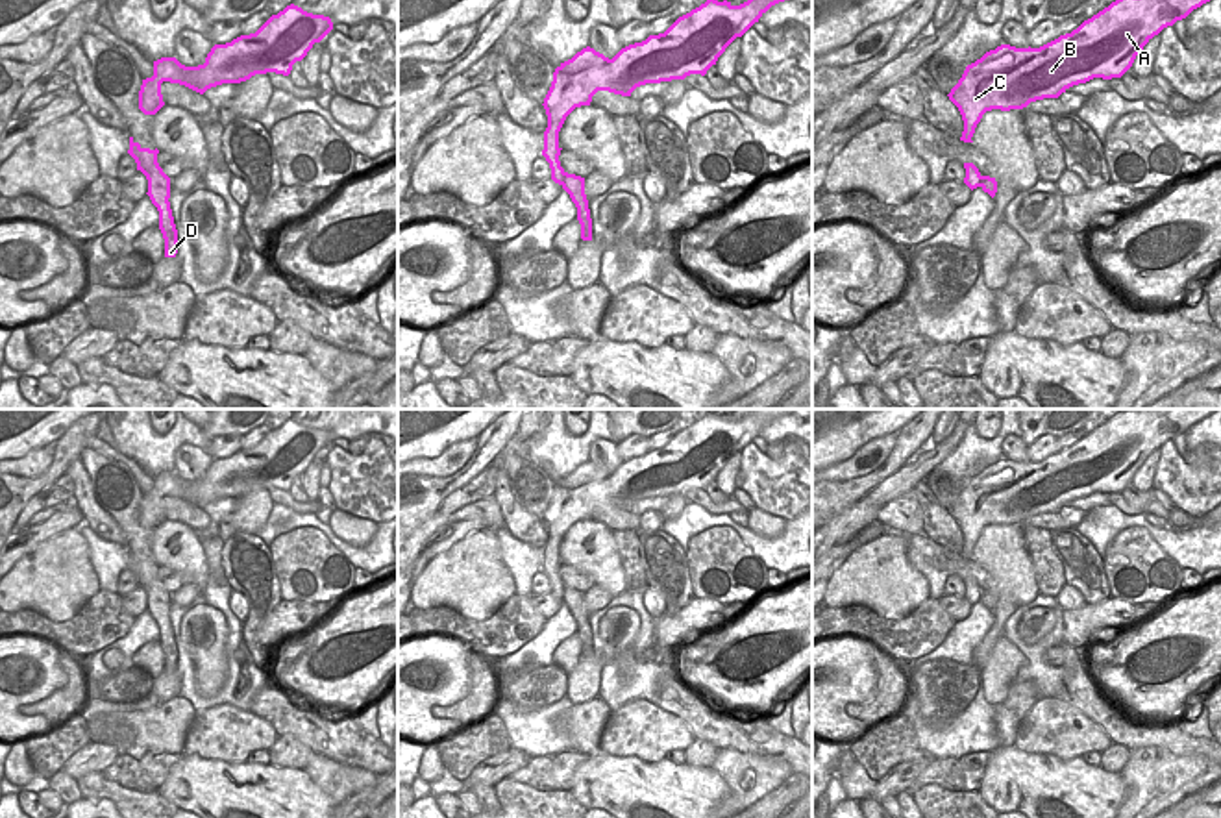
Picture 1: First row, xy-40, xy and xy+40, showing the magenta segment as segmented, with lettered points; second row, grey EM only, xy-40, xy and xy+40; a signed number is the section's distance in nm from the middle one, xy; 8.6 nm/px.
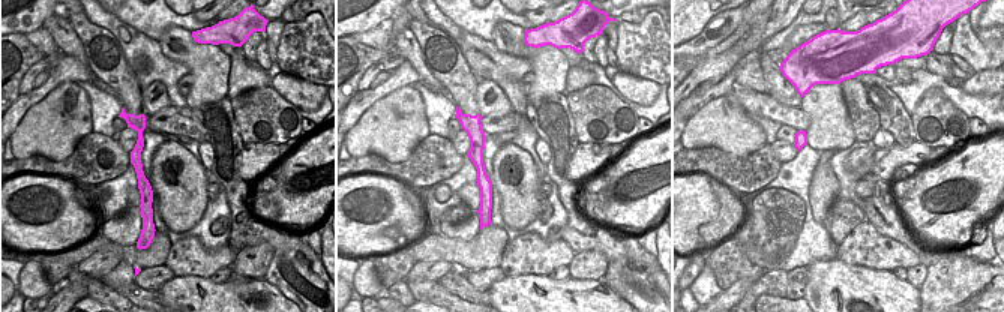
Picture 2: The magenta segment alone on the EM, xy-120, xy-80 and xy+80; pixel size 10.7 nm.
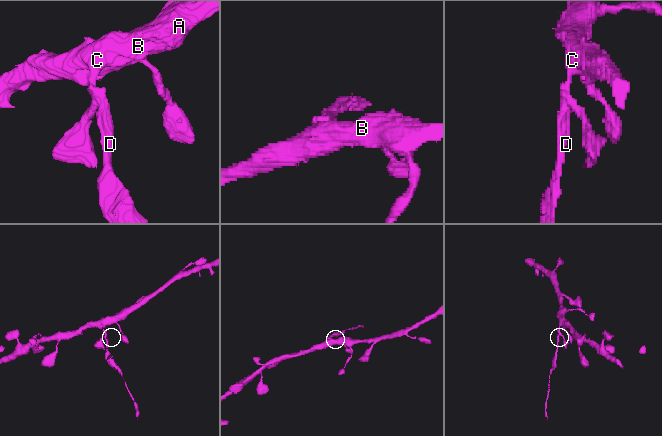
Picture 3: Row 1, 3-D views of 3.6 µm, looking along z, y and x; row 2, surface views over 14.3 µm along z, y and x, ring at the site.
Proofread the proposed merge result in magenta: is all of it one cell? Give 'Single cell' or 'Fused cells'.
Fused cells

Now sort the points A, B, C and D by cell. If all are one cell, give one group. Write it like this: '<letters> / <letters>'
A B C / D

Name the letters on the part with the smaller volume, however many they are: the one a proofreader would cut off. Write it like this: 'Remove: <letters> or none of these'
Remove: D

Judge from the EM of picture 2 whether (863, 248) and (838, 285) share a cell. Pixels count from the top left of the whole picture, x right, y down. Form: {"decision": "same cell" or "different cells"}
{"decision": "different cells"}

